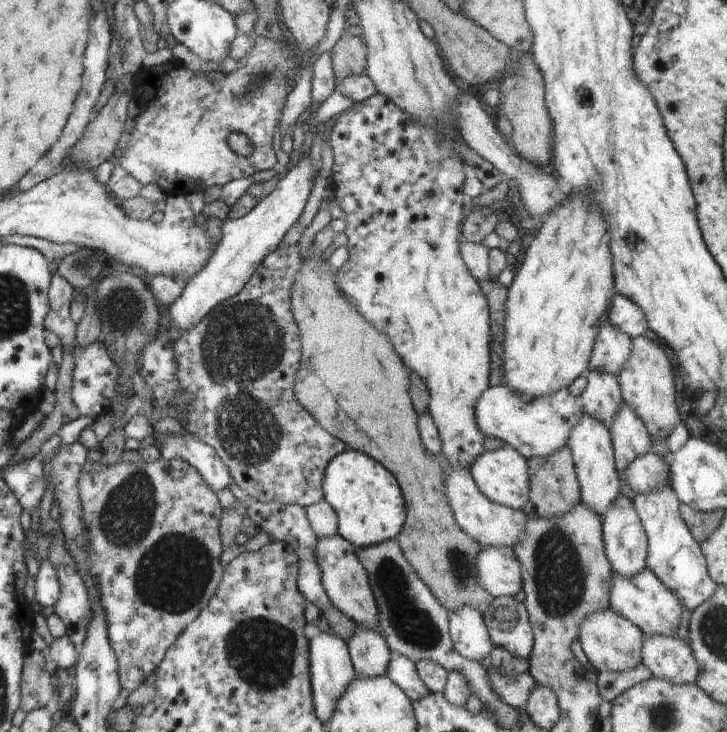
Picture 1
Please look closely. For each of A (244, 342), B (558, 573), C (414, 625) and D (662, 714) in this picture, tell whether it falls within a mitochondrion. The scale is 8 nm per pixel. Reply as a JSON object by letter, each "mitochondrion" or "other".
{"A":"mitochondrion","B":"mitochondrion","C":"mitochondrion","D":"mitochondrion"}

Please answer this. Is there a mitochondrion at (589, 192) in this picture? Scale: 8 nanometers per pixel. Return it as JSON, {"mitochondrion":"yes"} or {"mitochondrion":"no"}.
{"mitochondrion":"no"}

